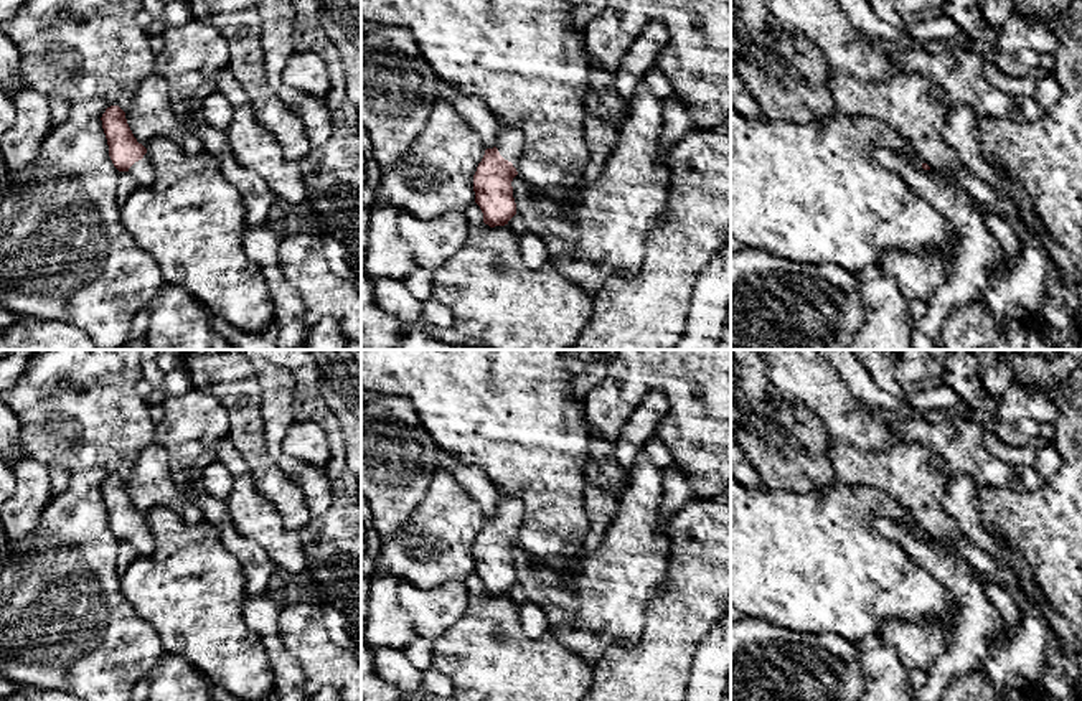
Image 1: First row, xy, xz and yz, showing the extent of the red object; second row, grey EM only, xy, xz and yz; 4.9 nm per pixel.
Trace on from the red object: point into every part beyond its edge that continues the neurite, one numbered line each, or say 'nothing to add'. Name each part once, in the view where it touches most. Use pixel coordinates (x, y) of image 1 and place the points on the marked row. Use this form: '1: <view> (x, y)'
1: xz (508, 141)

